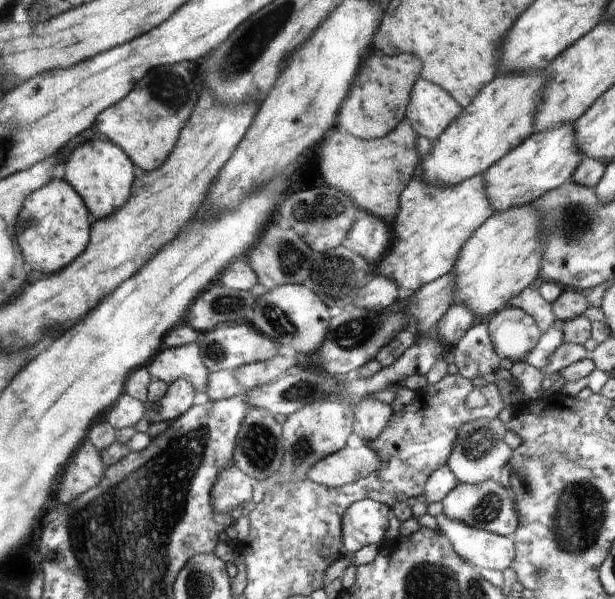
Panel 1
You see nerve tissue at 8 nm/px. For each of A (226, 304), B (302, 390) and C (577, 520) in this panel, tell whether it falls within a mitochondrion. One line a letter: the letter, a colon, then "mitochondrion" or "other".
A: mitochondrion
B: mitochondrion
C: mitochondrion

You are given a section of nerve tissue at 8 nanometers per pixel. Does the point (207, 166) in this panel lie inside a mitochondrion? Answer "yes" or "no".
no

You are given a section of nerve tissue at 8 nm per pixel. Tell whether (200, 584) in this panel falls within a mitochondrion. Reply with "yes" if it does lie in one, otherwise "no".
yes

